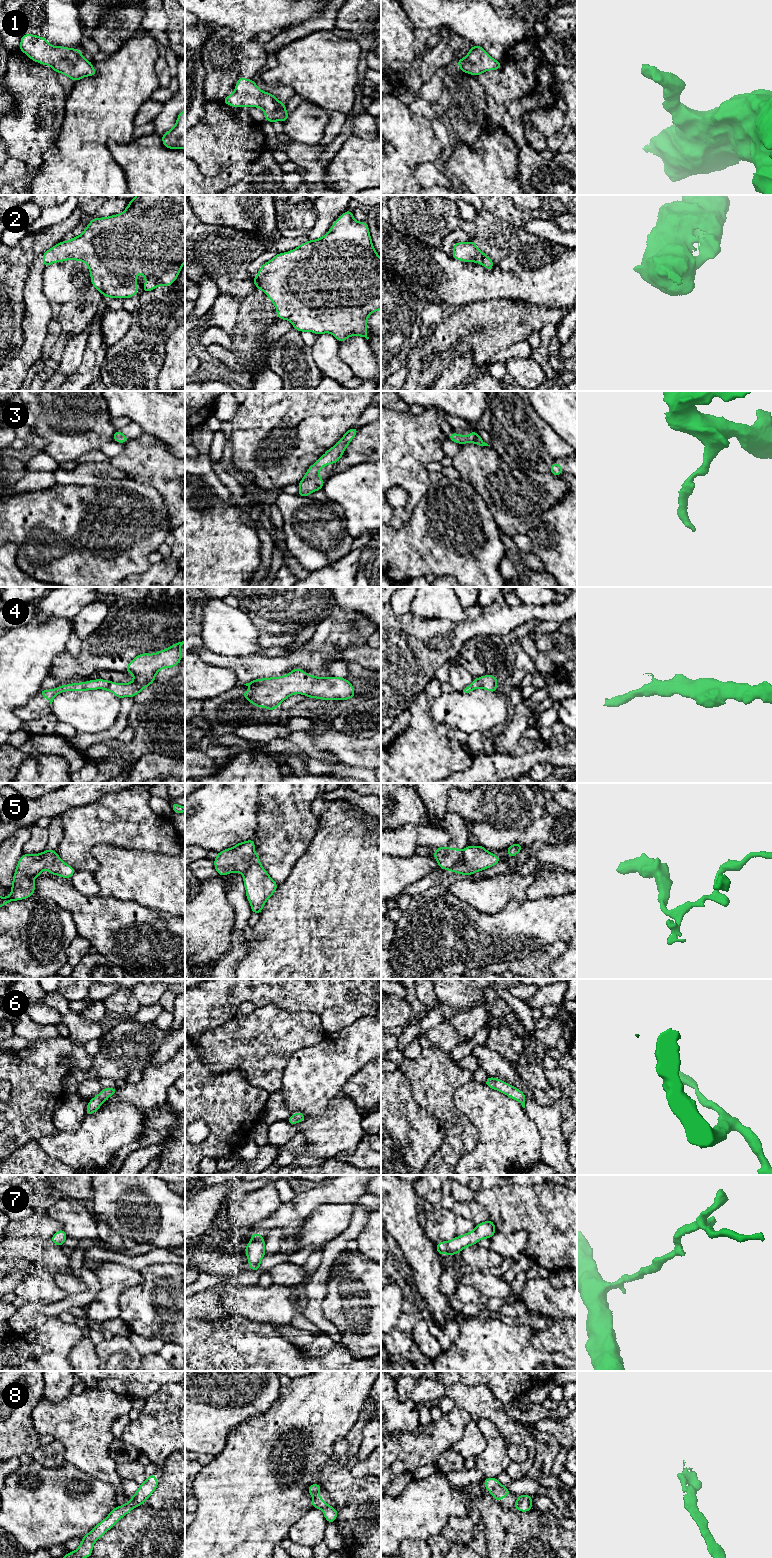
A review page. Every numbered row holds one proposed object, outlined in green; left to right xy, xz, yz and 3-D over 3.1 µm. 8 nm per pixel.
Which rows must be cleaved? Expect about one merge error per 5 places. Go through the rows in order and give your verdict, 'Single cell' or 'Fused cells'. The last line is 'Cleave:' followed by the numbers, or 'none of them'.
1: Single cell
2: Single cell
3: Single cell
4: Single cell
5: Fused cells
6: Single cell
7: Single cell
8: Single cell
Cleave: 5

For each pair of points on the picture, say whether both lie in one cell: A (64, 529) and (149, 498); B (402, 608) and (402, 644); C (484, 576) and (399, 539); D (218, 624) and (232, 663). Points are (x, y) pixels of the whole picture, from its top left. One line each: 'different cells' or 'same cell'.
A: same cell
B: different cells
C: same cell
D: different cells

